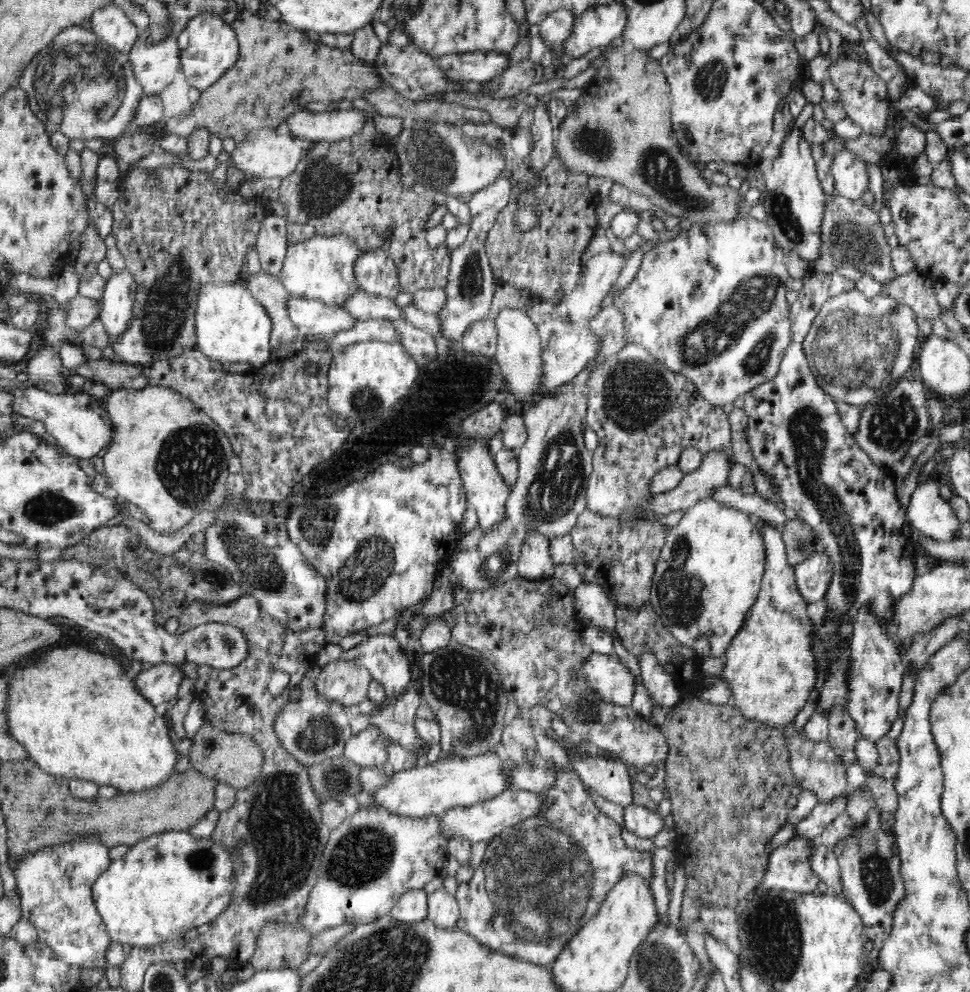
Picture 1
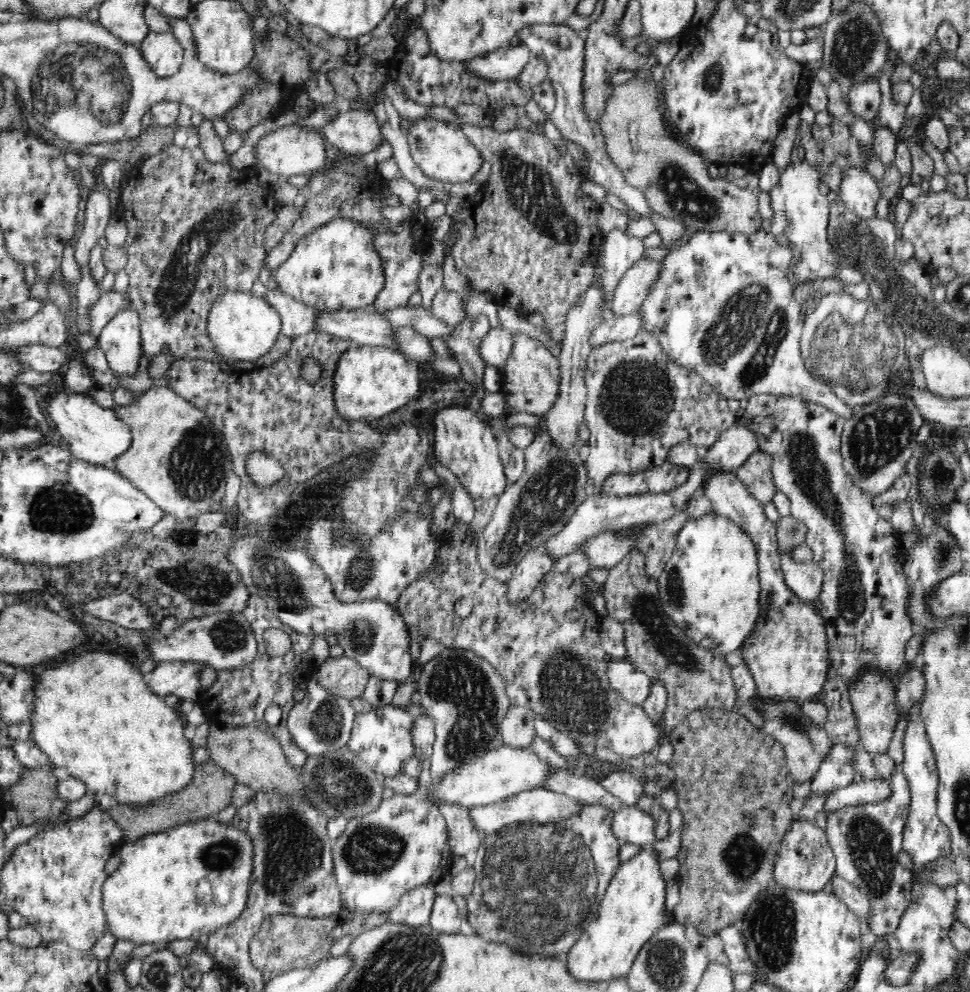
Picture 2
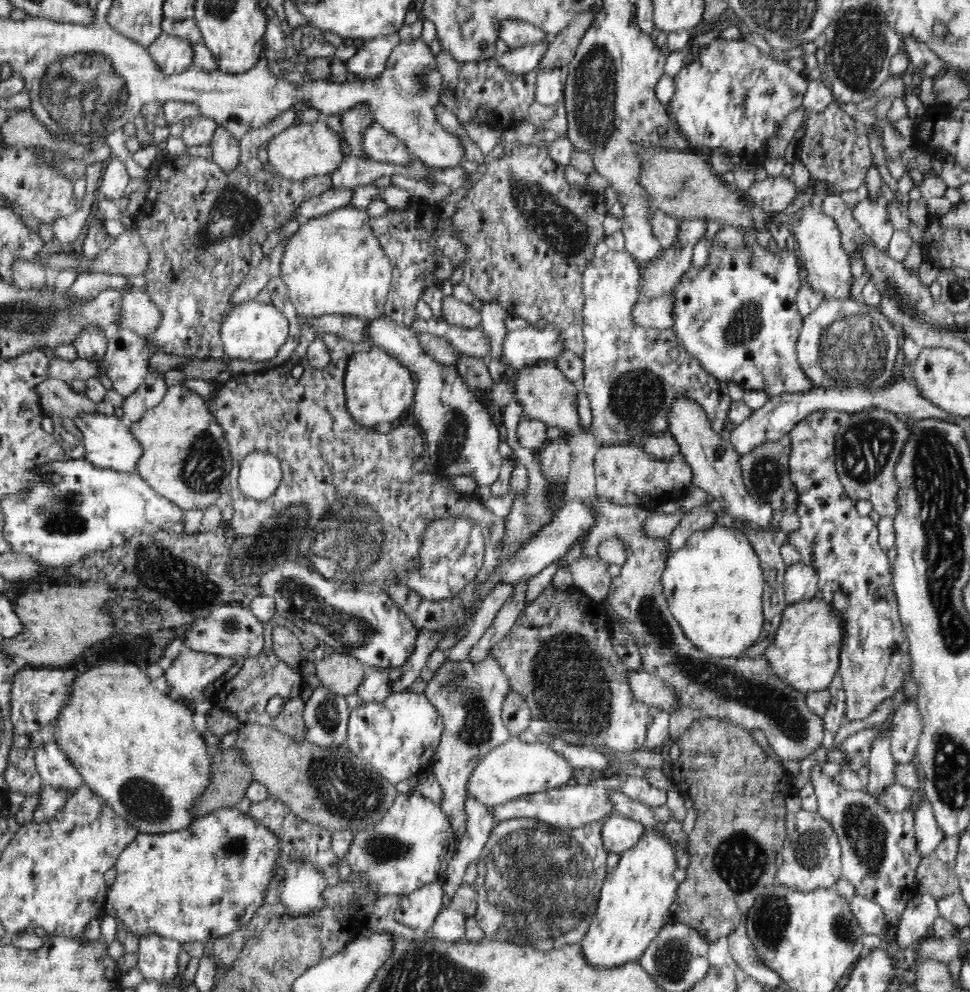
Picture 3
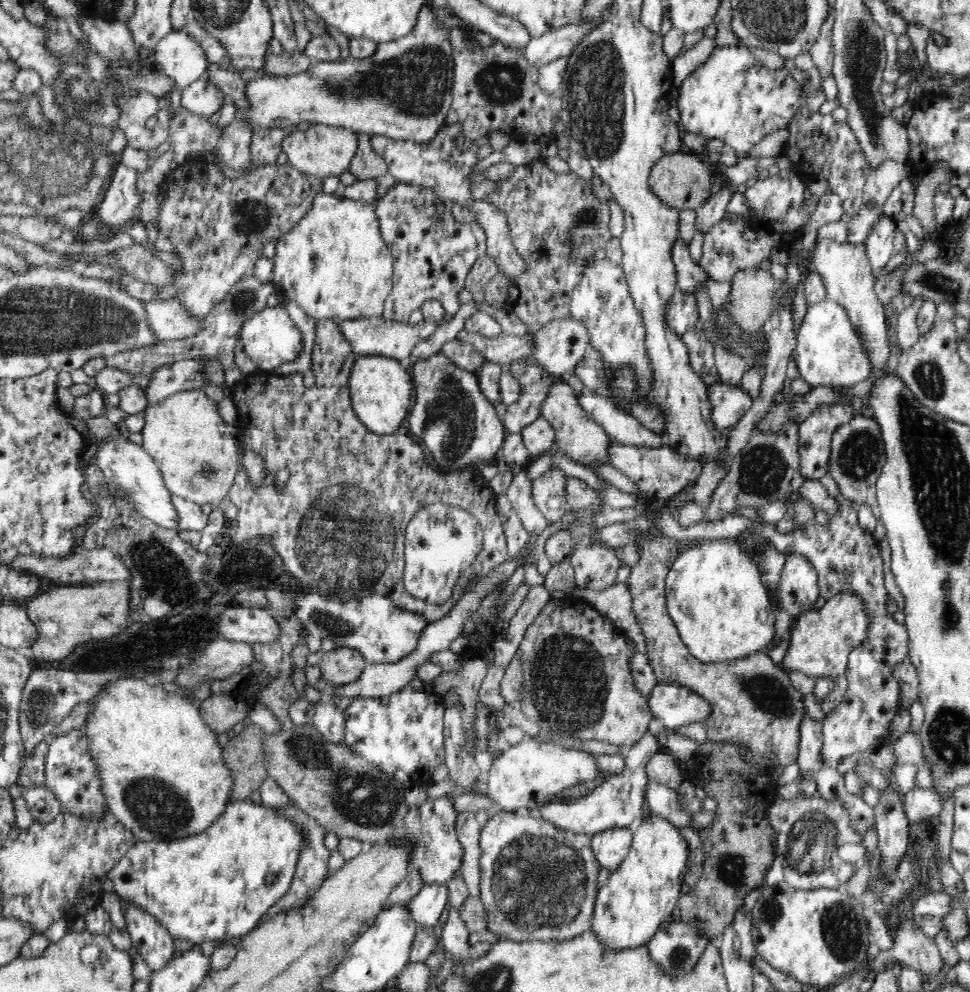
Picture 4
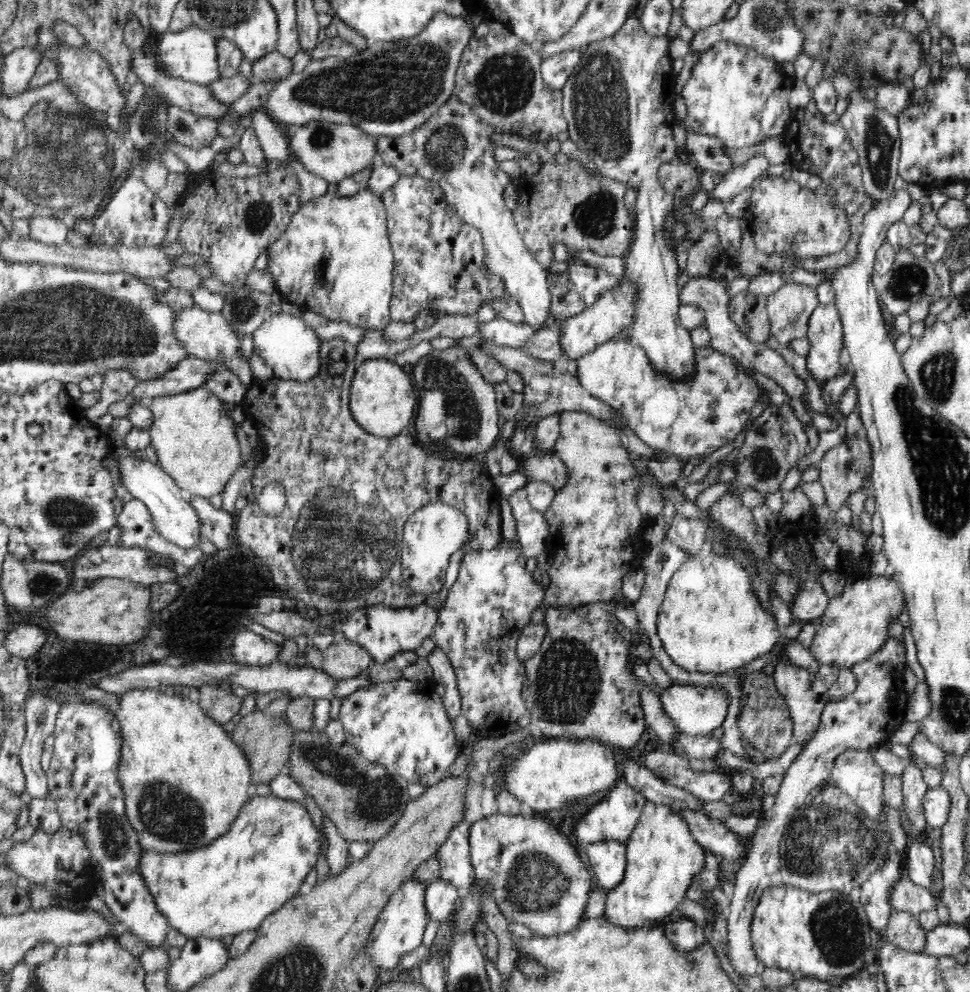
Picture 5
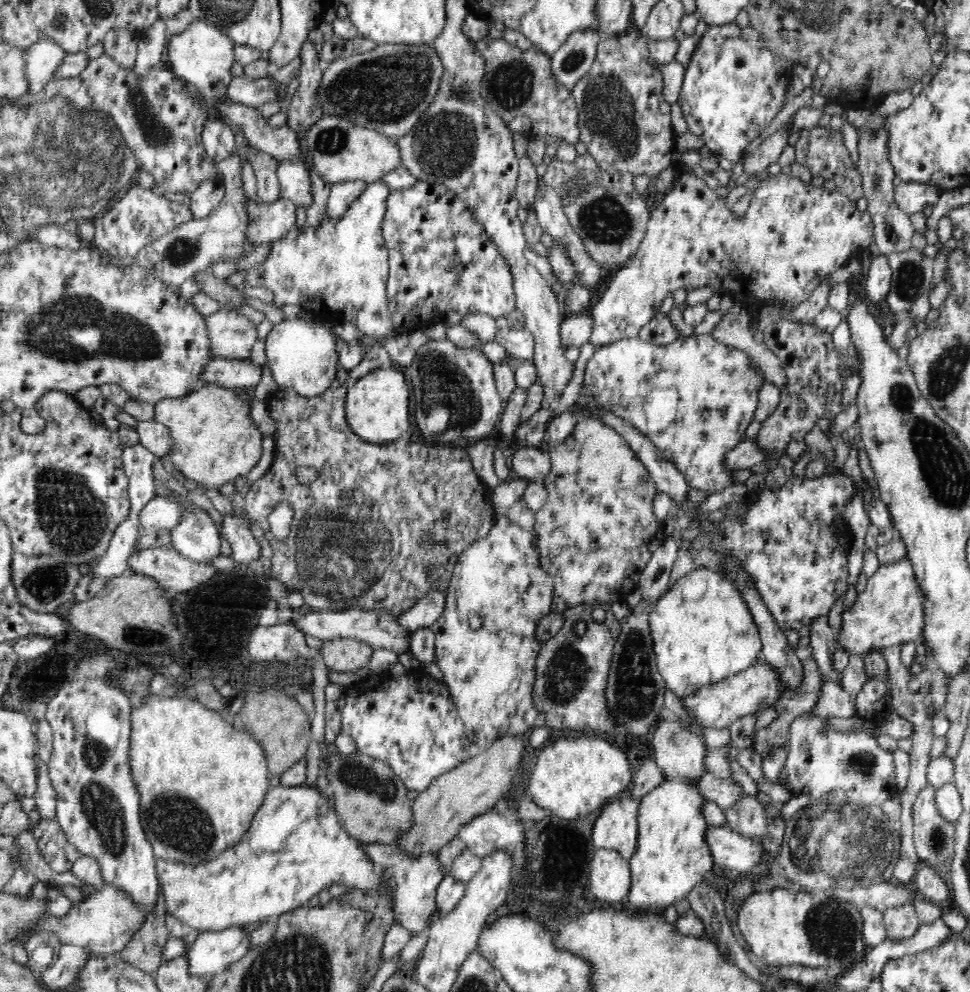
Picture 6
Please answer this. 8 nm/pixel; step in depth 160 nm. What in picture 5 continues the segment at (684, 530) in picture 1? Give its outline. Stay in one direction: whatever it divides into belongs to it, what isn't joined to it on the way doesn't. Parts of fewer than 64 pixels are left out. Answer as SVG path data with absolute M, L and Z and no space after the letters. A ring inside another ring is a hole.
M707 549L694 554L692 558L687 558L670 577L665 597L659 608L658 635L664 641L664 649L674 662L690 672L728 673L774 650L776 646L782 646L781 654L797 666L807 668L814 673L819 667L798 640L780 634L776 617L760 603L760 597L752 587L750 571L740 563L740 560Z

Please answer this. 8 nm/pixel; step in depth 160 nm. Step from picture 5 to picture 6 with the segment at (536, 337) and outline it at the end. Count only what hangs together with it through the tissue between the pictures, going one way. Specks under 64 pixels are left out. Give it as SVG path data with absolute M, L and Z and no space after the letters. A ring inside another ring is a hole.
M590 310L584 312L570 312L563 319L560 335L562 335L562 345L579 346L590 342L594 332L594 321Z

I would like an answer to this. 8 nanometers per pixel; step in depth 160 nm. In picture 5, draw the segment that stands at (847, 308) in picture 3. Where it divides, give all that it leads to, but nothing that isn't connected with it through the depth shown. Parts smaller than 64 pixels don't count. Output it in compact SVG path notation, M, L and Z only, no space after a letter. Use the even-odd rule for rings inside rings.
M819 304L811 312L808 322L808 332L805 337L808 340L809 351L805 356L807 372L820 386L828 383L832 378L851 374L851 364L848 358L844 358L847 352L843 323L835 304Z

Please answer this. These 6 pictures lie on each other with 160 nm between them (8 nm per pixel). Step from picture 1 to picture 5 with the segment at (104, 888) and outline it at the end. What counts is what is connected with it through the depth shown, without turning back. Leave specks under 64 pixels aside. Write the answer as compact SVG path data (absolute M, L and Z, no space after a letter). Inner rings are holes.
M271 794L248 797L230 826L223 835L196 848L178 852L141 850L137 874L144 880L146 891L167 923L188 939L204 936L219 940L224 936L256 930L264 918L299 893L300 886L305 883L326 846L326 835L314 826L305 805L298 805L293 800L280 800Z

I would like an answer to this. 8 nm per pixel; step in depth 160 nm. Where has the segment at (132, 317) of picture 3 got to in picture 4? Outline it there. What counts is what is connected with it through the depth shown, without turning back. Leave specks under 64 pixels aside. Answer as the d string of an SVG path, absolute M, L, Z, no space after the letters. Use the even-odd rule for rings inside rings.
M152 298L143 304L148 329L156 339L178 340L178 338L194 336L204 326L203 323L196 323L174 299Z

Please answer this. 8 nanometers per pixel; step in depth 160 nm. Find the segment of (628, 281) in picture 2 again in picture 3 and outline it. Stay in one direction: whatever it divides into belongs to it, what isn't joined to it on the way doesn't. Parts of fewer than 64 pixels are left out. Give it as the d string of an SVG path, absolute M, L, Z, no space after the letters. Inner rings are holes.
M684 220L678 222L675 241L667 247L662 247L654 260L646 262L646 266L639 271L638 292L640 300L651 300L669 293L674 286L685 276L686 270L692 266L692 250L702 236L706 234L705 220Z

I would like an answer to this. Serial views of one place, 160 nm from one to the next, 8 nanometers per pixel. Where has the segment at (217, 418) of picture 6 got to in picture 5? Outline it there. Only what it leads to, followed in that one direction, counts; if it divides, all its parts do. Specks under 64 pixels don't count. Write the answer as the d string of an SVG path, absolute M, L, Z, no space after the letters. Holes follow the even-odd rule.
M205 386L150 400L148 404L153 413L149 426L151 445L154 446L160 468L169 474L184 492L205 499L220 494L226 483L232 478L240 464L240 442L236 435L236 425L245 419L241 406L233 407L233 412L225 411L225 404Z

